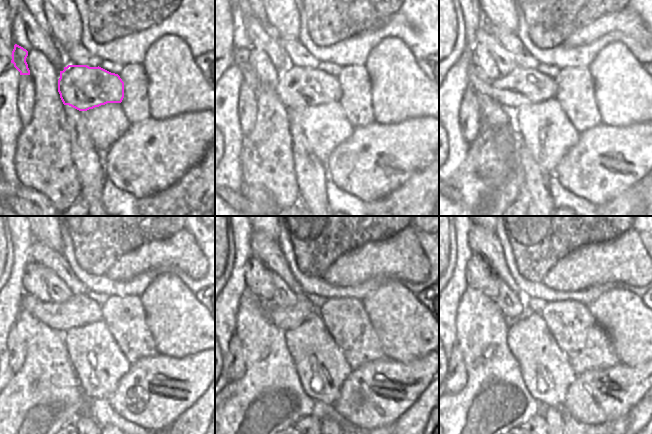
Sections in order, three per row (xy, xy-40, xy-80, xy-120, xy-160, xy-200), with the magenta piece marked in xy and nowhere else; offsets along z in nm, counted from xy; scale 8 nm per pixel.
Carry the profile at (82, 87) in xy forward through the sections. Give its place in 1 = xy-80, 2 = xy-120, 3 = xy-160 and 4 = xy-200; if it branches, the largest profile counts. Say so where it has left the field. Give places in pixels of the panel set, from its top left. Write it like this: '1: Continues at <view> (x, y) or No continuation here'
1: Continues at xy-80 (520, 87)
2: Continues at xy-120 (79, 310)
3: Continues at xy-160 (285, 318)
4: Continues at xy-200 (510, 322).

